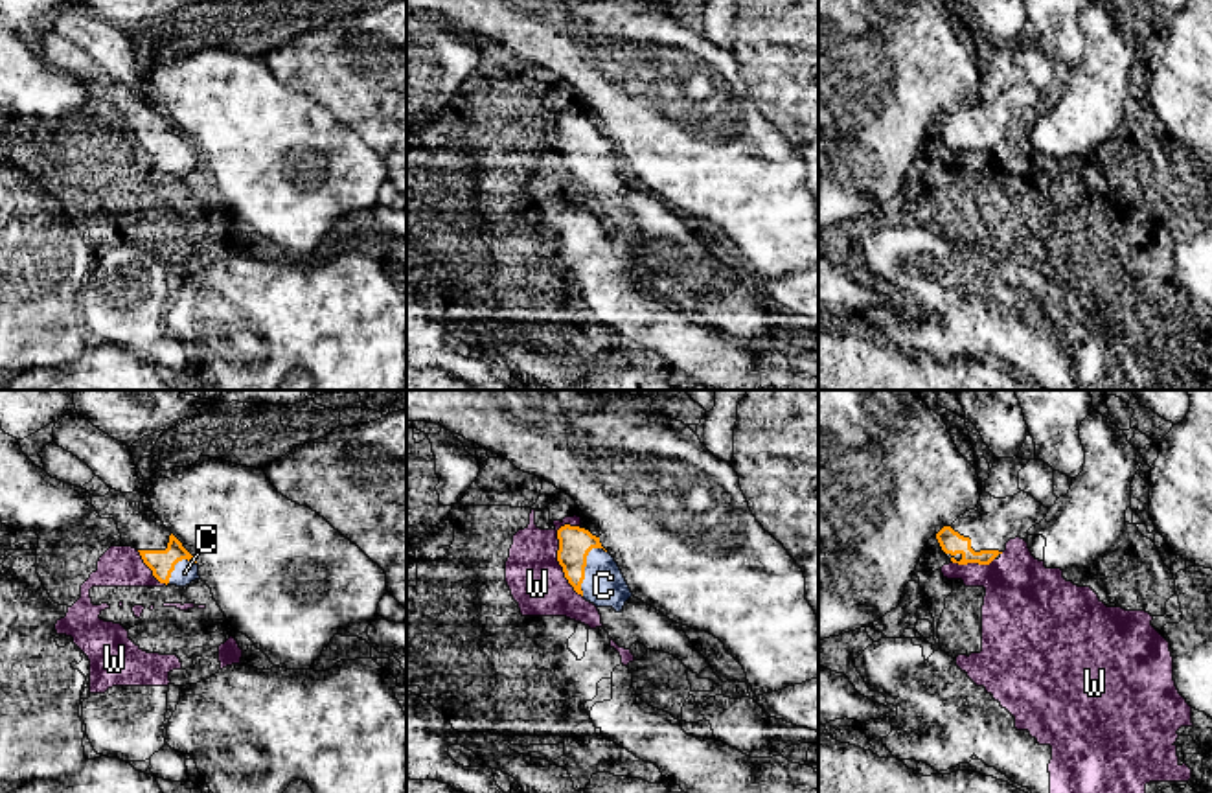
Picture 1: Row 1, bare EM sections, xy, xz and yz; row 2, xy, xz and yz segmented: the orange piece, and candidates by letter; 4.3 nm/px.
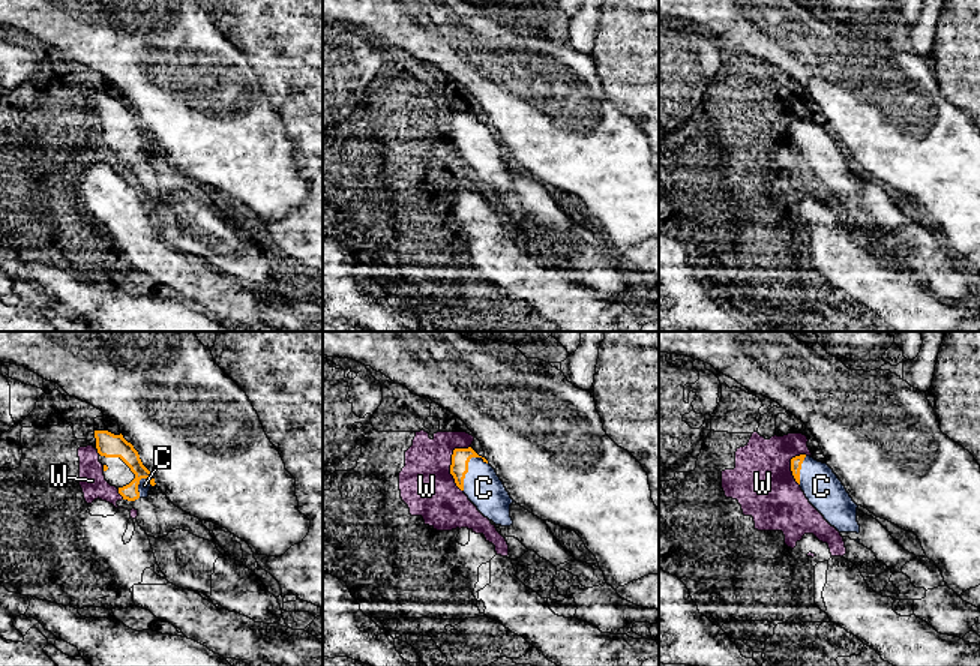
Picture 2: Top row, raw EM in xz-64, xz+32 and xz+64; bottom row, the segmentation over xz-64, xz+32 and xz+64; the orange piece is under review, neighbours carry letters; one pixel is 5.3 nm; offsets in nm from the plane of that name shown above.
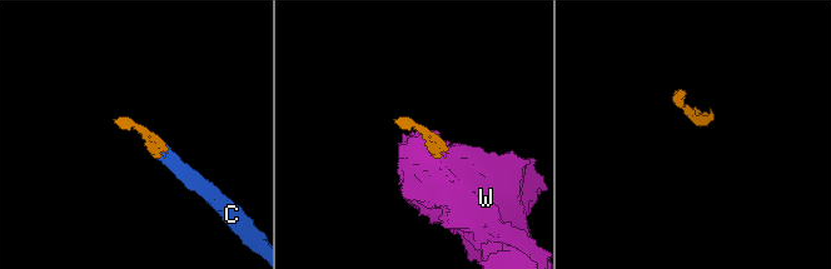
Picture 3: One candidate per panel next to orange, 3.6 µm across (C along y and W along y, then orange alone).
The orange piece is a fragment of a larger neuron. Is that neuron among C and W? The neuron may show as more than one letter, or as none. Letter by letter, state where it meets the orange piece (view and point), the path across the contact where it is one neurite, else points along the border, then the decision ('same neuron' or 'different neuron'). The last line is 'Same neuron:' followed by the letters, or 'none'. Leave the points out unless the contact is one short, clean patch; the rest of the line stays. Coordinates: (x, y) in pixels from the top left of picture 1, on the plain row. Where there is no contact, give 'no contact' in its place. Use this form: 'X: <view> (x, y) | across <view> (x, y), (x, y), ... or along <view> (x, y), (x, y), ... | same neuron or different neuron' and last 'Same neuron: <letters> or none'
C: xz (585, 153) | across xz (574, 131), (585, 153), (604, 173) | same neuron
W: xz (558, 148) | along xz (565, 111), (558, 118), (558, 151), (567, 170), (582, 184) | different neuron
Same neuron: C

